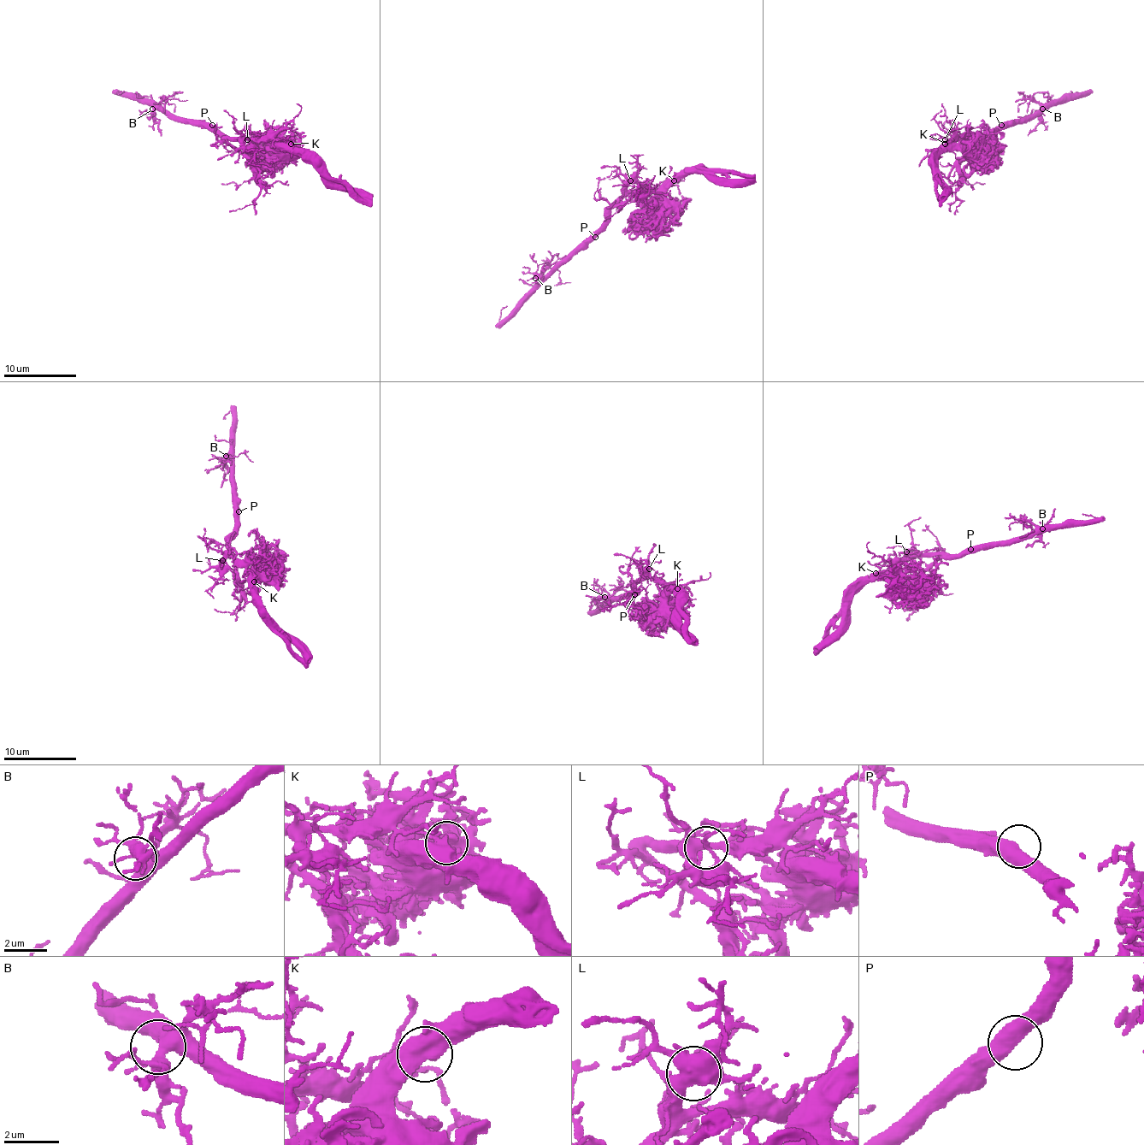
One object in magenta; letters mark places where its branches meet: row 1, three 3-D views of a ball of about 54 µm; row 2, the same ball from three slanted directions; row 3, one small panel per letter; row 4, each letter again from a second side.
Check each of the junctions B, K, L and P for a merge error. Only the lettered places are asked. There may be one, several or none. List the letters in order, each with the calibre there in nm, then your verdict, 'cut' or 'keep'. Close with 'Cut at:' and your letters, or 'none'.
B: 440 nm | keep
K: 480 nm | cut
L: 130 nm | keep
P: 500 nm | keep
Cut at: K

